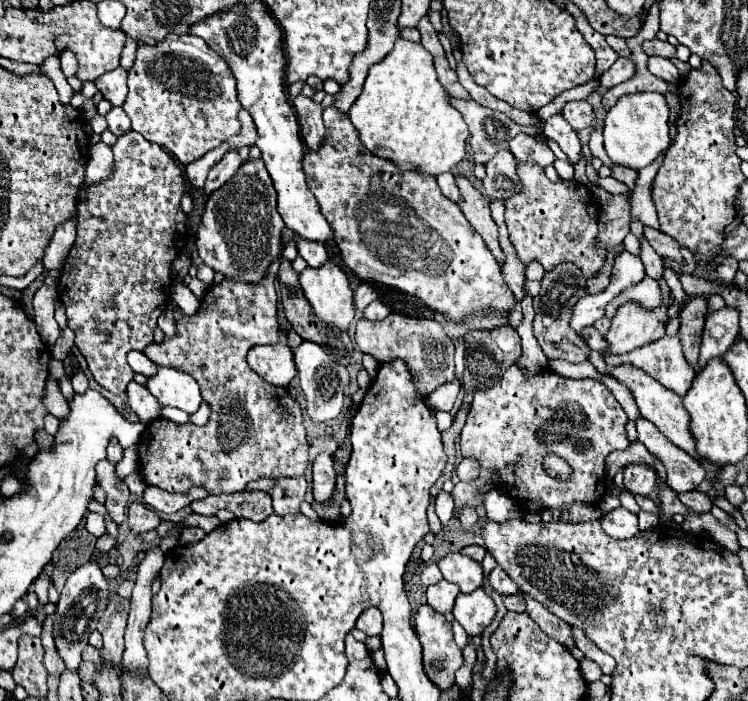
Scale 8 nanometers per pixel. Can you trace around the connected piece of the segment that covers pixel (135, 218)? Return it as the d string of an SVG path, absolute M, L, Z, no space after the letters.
M134 130L120 136L112 150L114 176L98 186L90 186L86 200L78 204L78 234L62 266L58 294L66 306L68 326L76 334L76 346L84 354L94 380L112 394L122 394L128 382L134 380L134 370L128 366L126 354L130 350L144 350L152 342L156 320L170 300L170 266L182 250L186 236L186 214L180 208L186 180L180 164L168 152Z

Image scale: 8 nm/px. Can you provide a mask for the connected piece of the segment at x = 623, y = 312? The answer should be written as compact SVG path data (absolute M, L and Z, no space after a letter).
M660 280L664 304L658 310L642 310L638 304L628 302L618 308L610 330L606 332L608 350L604 354L626 354L638 346L646 346L646 342L656 342L664 336L666 328L666 300L670 288L664 280Z

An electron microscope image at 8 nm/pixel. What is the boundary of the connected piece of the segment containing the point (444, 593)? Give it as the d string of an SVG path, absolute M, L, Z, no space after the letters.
M440 580L438 584L426 588L426 602L428 602L436 612L448 614L448 612L452 612L452 606L454 606L458 592L460 592L460 590L458 590L456 584L450 584L450 582L446 582L446 580Z

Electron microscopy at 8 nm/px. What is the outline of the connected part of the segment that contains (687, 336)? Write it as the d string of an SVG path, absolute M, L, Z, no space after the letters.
M694 296L686 302L680 312L680 344L684 350L684 358L698 370L698 354L700 354L700 338L704 330L704 318L708 314L708 304L704 296Z

